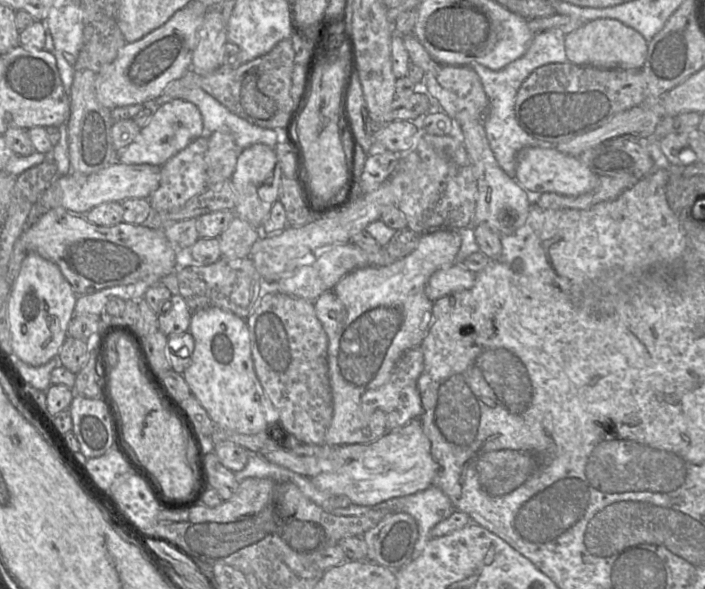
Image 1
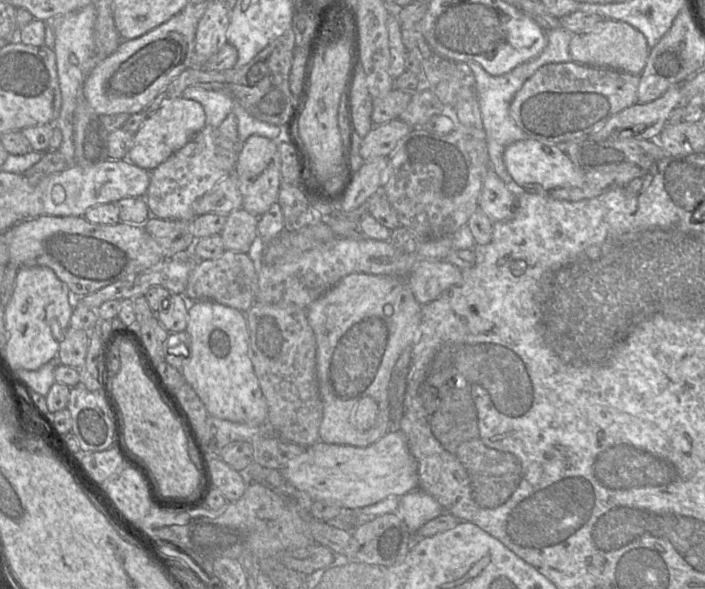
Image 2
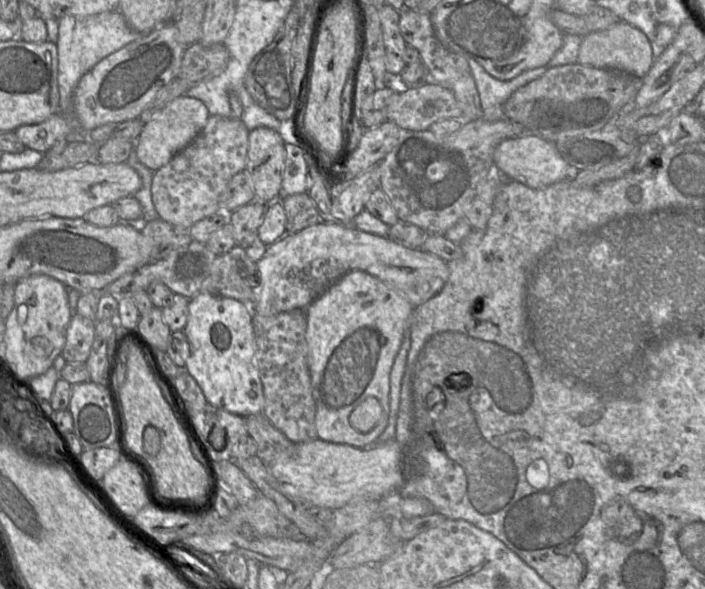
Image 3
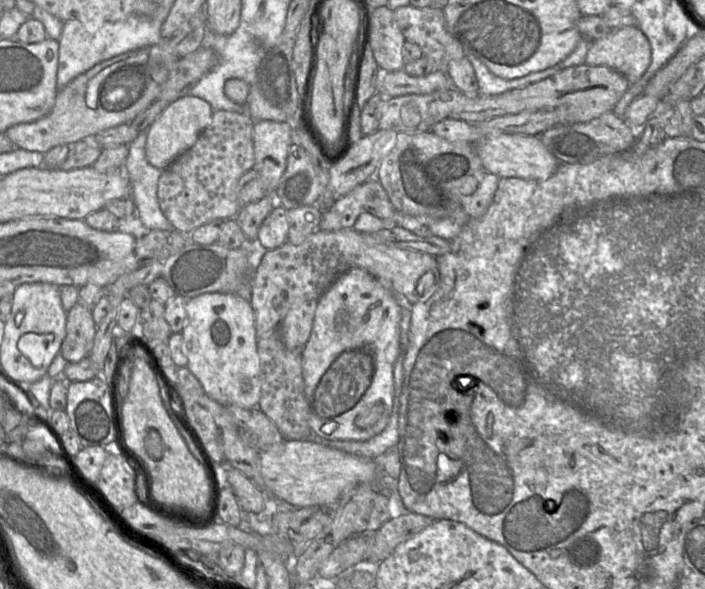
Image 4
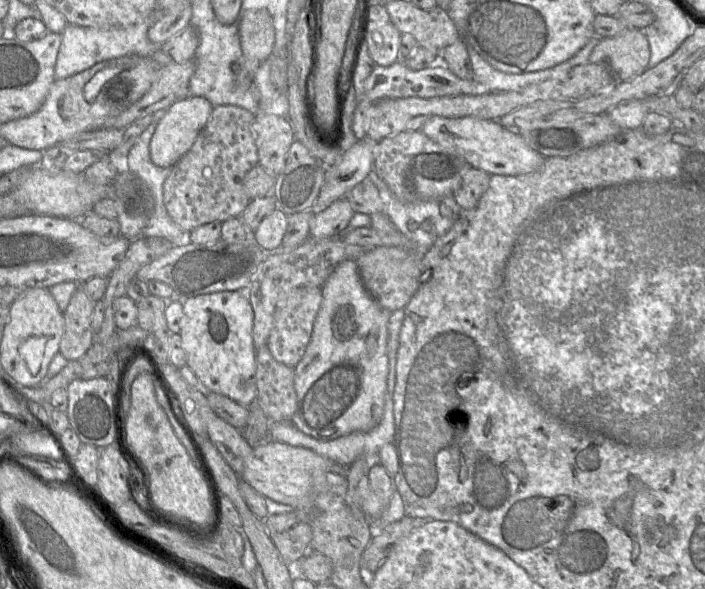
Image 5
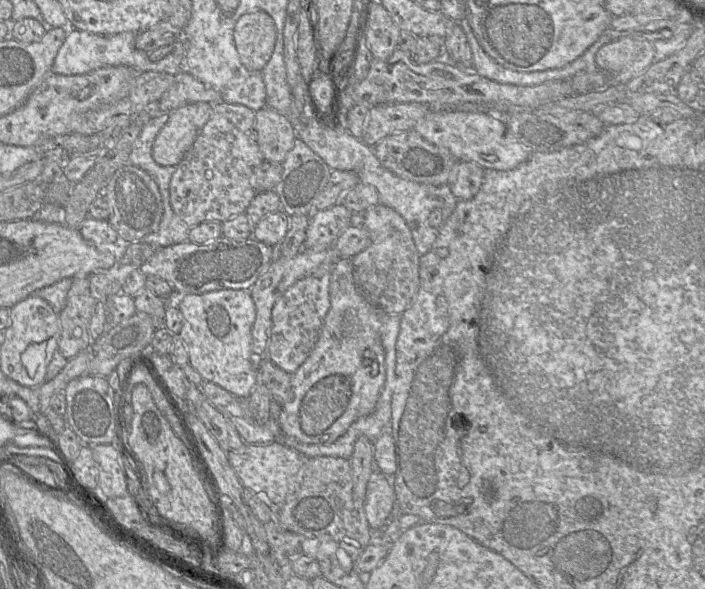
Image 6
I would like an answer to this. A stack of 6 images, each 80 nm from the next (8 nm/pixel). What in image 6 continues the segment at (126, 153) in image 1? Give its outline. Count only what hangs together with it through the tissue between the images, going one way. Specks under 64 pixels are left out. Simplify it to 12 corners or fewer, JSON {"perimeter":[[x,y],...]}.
{"perimeter":[[213,104],[172,111],[154,141],[154,161],[176,167],[212,113]]}

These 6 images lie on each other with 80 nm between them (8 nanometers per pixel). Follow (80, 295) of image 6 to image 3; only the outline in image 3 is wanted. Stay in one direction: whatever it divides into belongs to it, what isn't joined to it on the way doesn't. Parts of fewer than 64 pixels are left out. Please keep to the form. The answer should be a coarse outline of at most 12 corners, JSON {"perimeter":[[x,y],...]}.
{"perimeter":[[73,314],[61,355],[67,363],[85,363],[95,323]]}

